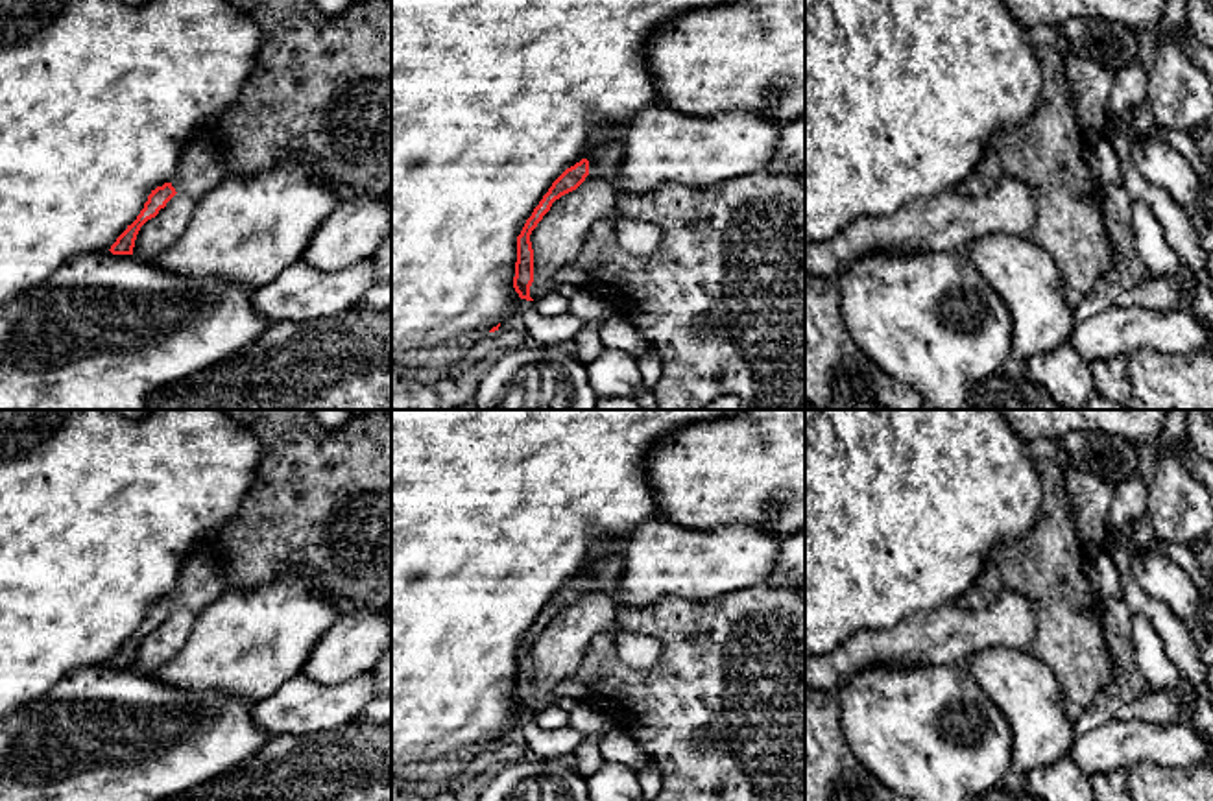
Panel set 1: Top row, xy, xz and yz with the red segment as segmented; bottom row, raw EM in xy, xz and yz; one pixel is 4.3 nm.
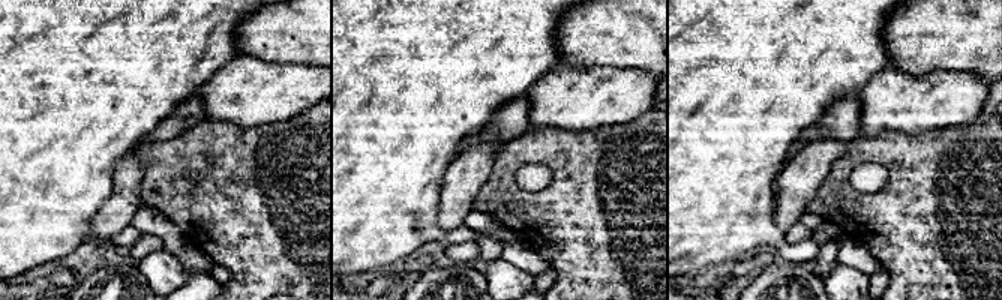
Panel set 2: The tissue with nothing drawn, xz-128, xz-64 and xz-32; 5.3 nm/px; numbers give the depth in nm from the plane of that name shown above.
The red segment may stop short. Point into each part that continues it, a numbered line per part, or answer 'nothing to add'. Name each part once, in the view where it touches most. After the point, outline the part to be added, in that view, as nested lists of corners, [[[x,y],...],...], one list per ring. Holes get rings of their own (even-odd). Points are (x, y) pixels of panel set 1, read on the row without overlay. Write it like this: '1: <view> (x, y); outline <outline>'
1: xy (202, 580); outline [[[216,541],[199,548],[181,568],[170,596],[177,607],[199,615],[225,591],[225,556]]]

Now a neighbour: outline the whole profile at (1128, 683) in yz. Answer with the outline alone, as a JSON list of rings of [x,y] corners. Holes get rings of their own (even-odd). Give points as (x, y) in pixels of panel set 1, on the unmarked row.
[[[1102,598],[1102,629],[1115,663],[1115,677],[1104,690],[1115,703],[1134,701],[1150,694],[1134,659],[1134,609],[1123,598]]]

